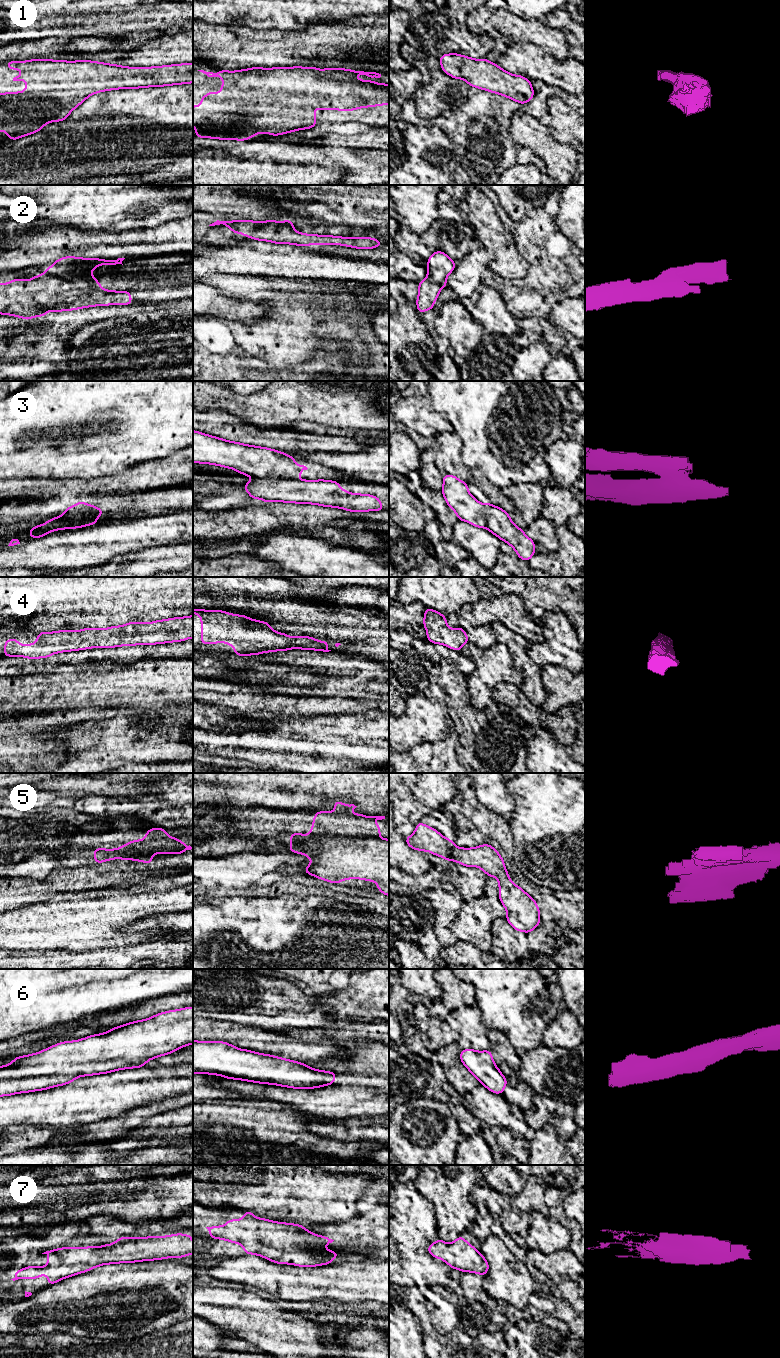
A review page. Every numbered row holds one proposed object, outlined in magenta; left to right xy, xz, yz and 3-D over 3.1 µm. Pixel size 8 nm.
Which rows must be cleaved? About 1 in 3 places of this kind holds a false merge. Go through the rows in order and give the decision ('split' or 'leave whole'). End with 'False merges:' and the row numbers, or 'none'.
1: leave whole
2: leave whole
3: split
4: leave whole
5: split
6: leave whole
7: leave whole
False merges: 3, 5

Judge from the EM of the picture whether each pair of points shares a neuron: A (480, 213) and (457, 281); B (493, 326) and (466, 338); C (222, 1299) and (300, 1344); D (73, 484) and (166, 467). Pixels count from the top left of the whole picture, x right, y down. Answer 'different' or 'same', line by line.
A: different
B: different
C: same
D: same

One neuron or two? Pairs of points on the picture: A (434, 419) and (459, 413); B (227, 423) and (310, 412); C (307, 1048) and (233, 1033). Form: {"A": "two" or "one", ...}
{"A": "two", "B": "two", "C": "one"}

